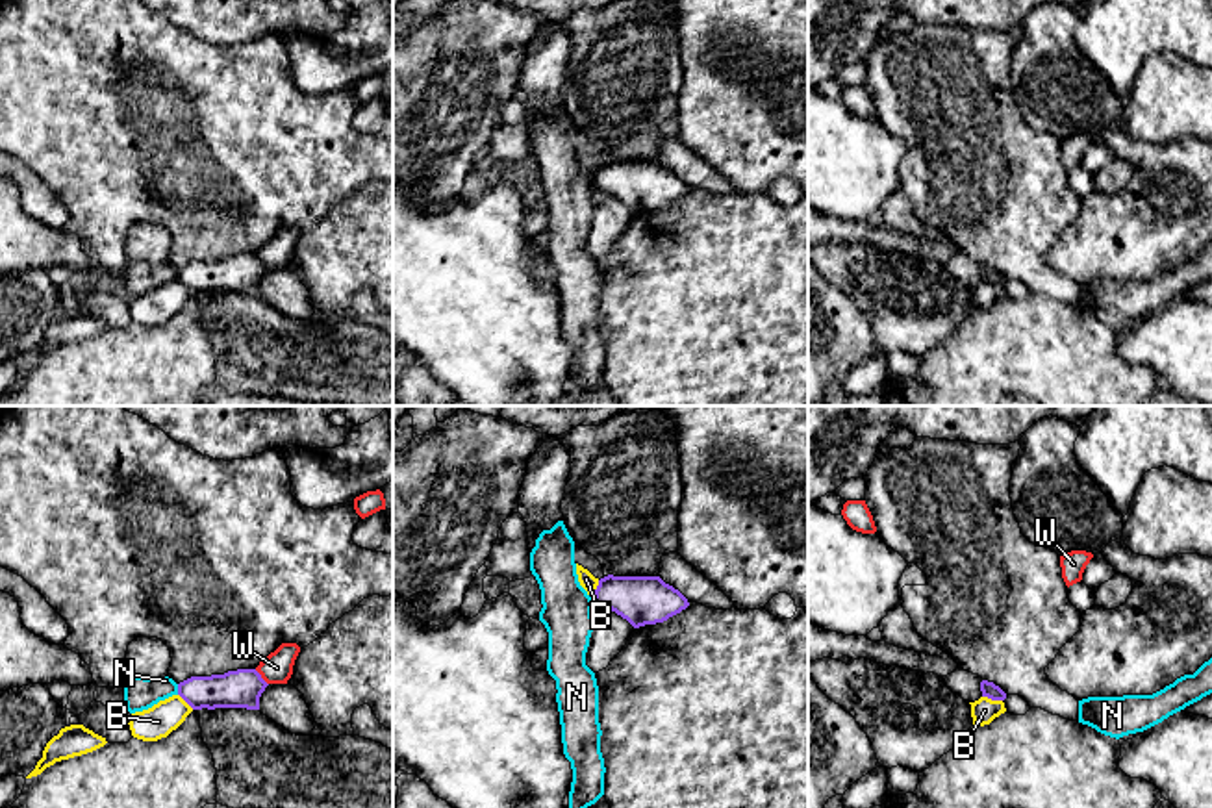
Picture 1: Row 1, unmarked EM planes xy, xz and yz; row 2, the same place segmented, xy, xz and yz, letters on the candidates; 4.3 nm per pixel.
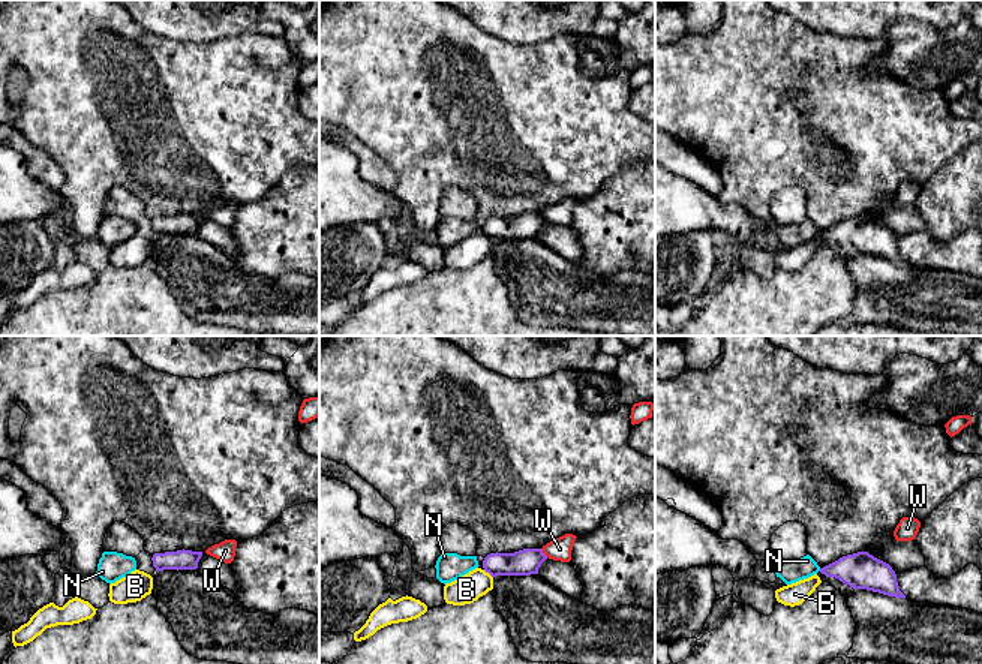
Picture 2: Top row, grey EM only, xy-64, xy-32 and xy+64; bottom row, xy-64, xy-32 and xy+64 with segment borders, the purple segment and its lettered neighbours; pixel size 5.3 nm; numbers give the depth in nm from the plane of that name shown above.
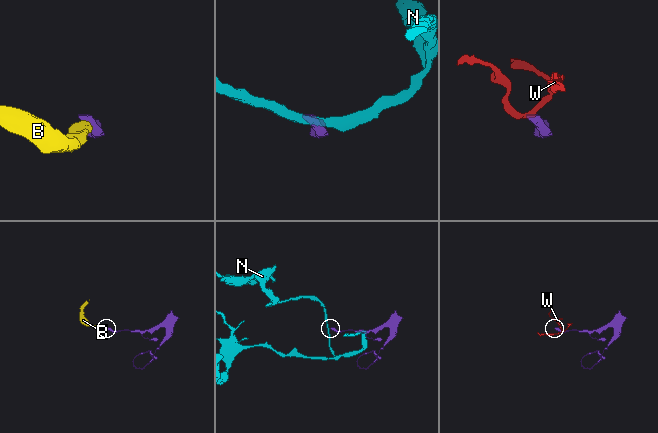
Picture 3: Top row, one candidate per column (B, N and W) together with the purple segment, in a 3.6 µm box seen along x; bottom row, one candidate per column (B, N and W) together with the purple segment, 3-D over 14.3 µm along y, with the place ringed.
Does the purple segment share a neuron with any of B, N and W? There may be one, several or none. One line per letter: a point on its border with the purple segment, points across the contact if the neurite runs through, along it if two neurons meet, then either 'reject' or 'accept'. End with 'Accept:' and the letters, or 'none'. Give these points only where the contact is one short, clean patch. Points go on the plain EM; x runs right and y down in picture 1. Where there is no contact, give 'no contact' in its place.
B: xz (595, 175) | along xz (599, 165), (593, 184) | reject
N: xy (178, 275) | along xy (176, 269), (178, 278) | reject
W: xy (260, 262) | along xy (254, 254), (267, 269) | reject
Accept: none

